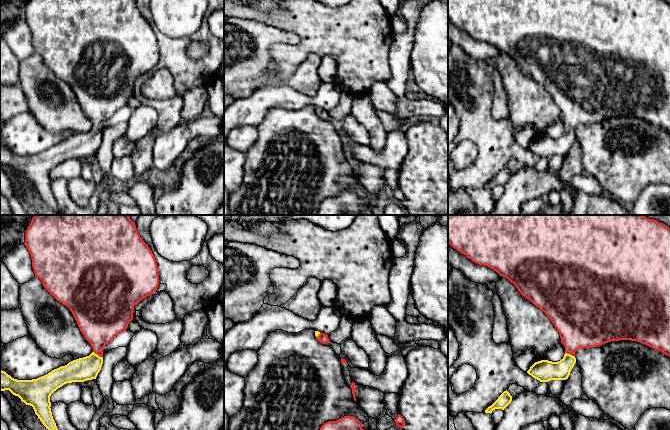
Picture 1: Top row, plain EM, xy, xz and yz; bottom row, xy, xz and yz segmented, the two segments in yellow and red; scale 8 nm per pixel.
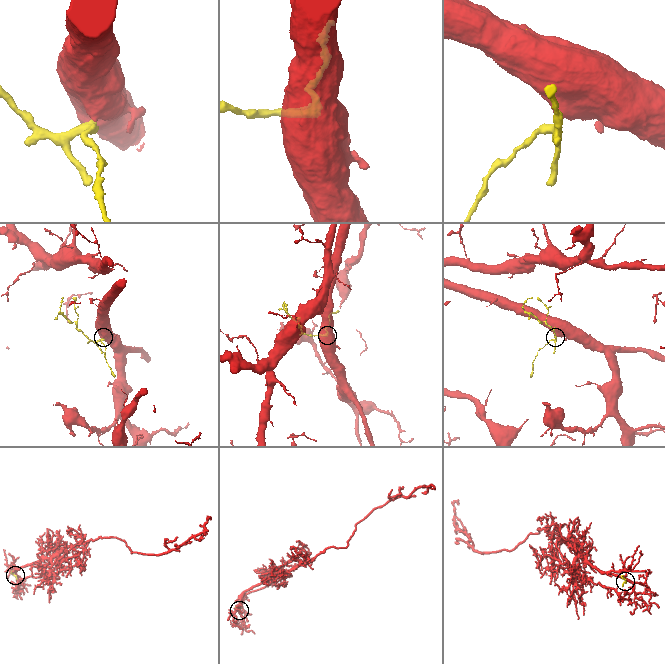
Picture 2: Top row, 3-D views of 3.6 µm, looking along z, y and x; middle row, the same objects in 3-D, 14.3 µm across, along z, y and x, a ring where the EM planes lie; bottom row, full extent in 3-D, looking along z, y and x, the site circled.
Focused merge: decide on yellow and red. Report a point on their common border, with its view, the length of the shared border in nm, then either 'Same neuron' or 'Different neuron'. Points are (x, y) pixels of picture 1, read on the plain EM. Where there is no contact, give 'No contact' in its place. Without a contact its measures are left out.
Touches yellow at xy (96, 130). Shared border 90 nm. Same neuron

